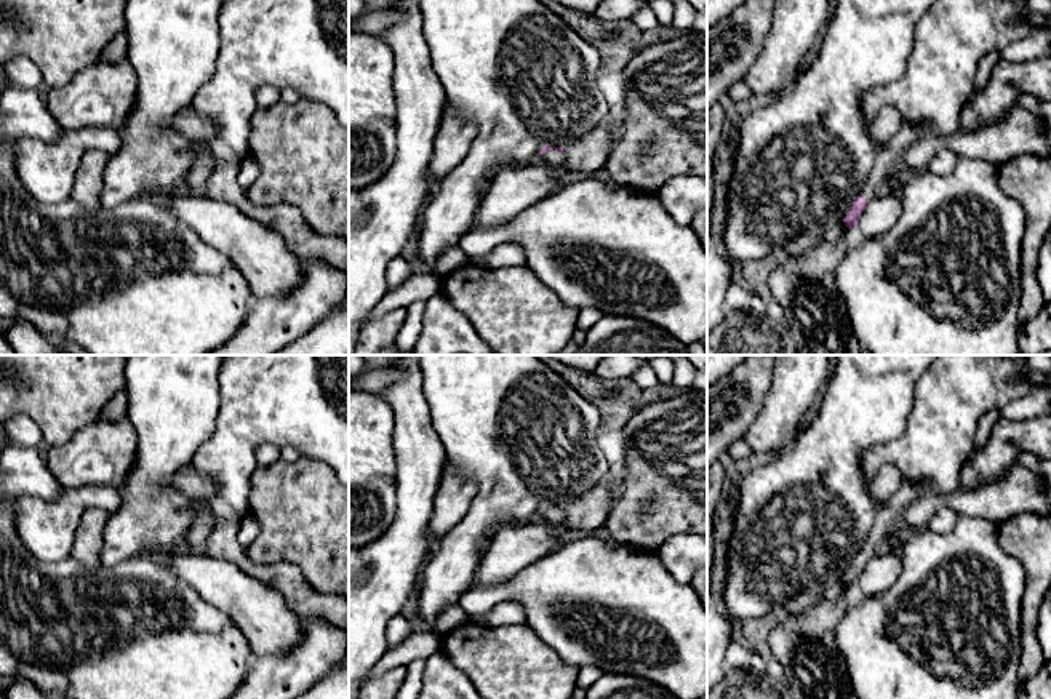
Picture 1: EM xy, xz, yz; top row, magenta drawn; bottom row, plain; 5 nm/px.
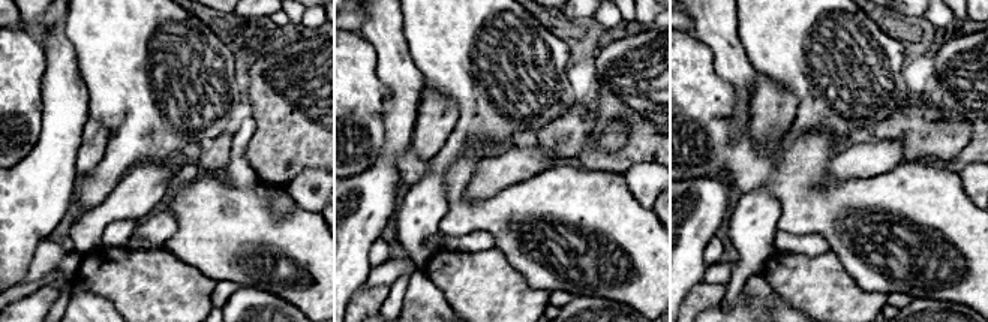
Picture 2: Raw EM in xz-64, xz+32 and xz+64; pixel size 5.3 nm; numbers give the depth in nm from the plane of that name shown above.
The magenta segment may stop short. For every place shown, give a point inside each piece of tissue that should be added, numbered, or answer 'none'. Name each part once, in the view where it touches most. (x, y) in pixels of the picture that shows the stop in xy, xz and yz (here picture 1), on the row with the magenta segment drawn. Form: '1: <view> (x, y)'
1: xz (552, 157)

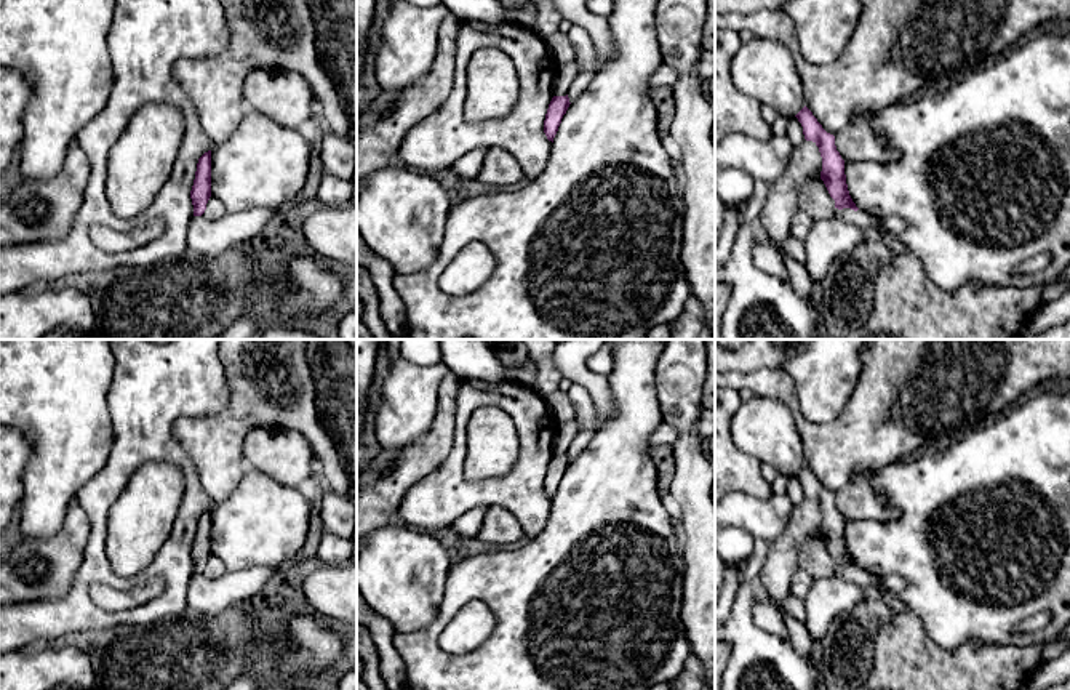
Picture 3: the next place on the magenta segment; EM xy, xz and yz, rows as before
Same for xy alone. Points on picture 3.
none

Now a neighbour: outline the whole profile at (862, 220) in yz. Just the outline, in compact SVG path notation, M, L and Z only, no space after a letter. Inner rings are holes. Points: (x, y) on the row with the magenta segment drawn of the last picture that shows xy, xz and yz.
M835 208L833 216L838 216L844 221L849 221L849 223L857 224L859 227L865 229L867 231L867 240L870 240L870 242L880 240L881 221L873 218L872 215L867 215L860 210L854 211L851 208L843 208L843 210Z

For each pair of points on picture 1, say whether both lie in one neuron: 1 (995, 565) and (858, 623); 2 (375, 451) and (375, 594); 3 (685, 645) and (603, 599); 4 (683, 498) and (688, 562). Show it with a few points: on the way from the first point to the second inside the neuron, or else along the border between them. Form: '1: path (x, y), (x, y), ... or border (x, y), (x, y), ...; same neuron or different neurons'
1: path (962, 599), (938, 623), (891, 623); same neuron
2: border (395, 507), (395, 517), (391, 525), (365, 546); different neurons
3: path (664, 627), (656, 619), (637, 616), (624, 608); same neuron
4: border (690, 533), (675, 533), (656, 549); different neurons

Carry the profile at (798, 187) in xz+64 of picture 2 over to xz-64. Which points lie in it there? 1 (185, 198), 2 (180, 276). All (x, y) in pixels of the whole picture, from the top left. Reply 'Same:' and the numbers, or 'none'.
Same: 1

